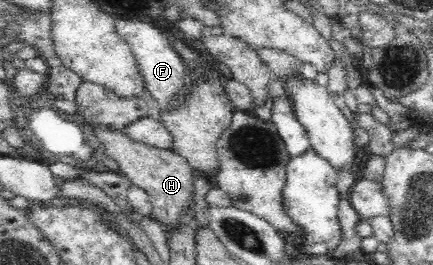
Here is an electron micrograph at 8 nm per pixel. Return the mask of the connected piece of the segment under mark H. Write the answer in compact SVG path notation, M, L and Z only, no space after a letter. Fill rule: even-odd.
M94 126L94 134L104 146L108 158L118 163L119 171L136 186L145 190L150 196L153 207L151 218L160 223L166 230L176 228L180 224L180 215L190 212L194 195L194 174L196 172L183 156L172 152L171 149L161 149L147 146L138 141L132 141L128 134L120 129L110 129L104 126Z

